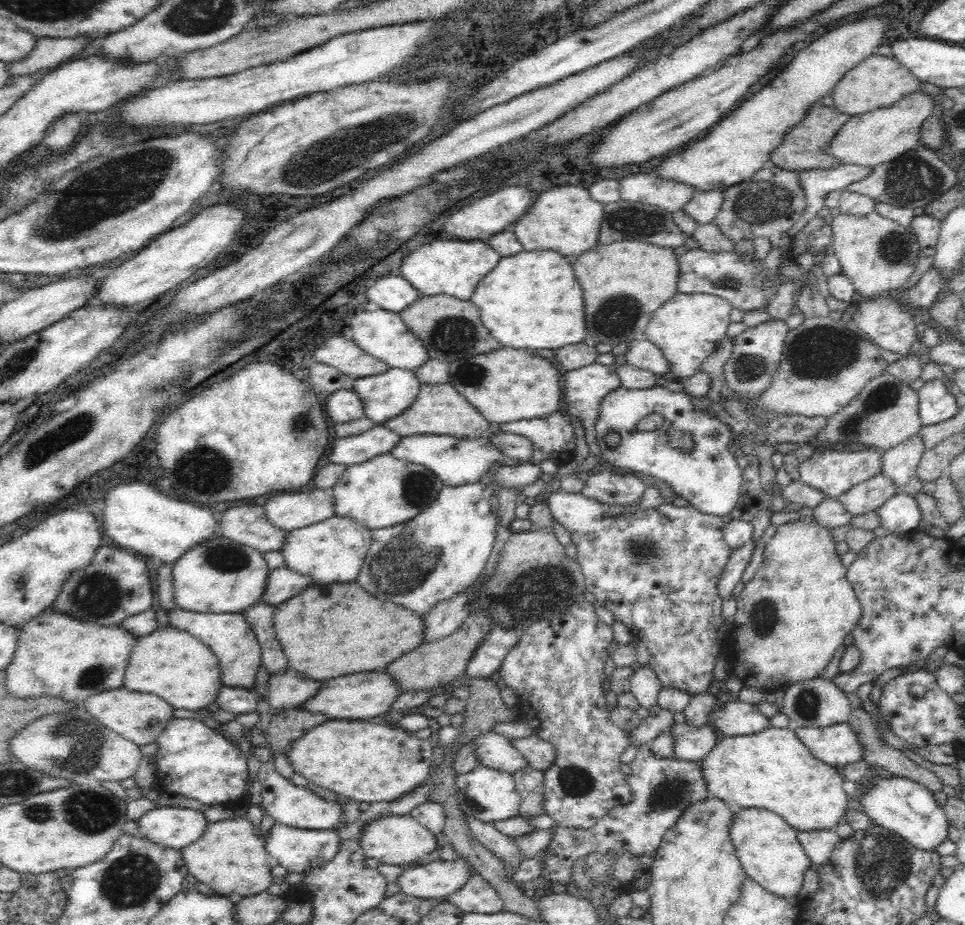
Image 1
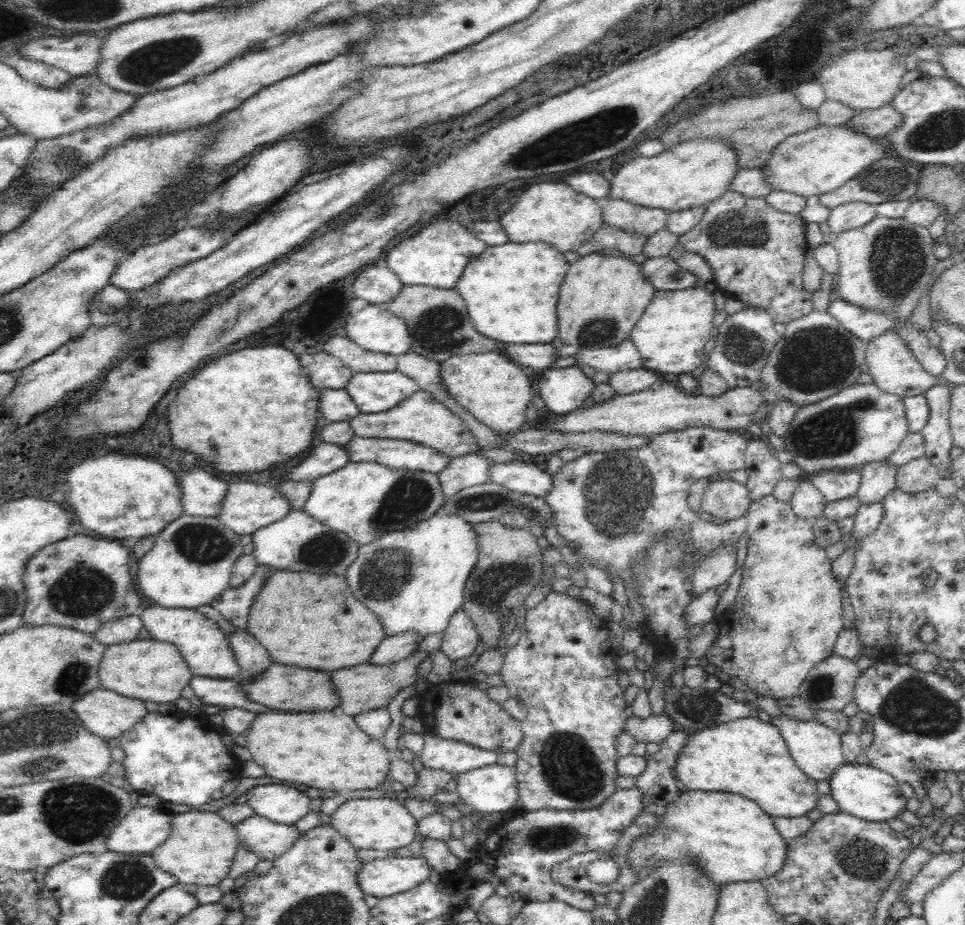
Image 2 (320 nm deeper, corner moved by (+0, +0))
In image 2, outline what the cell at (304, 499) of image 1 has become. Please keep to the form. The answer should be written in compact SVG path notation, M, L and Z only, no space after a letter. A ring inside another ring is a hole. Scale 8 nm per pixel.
M240 480L230 482L227 486L227 492L221 501L221 508L216 518L221 524L224 524L224 527L228 527L237 535L251 535L258 528L277 522L286 516L288 512L291 512L288 500L278 490L269 488L266 484Z

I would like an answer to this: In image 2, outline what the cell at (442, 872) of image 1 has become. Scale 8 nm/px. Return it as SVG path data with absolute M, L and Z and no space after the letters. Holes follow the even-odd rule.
M383 853L371 862L360 864L356 882L364 894L382 898L414 888L430 874L430 865L424 857Z

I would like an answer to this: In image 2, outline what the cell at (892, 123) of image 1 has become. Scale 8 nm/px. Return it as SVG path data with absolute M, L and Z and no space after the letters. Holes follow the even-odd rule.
M821 125L784 138L764 163L764 181L772 191L792 192L808 198L840 188L870 164L889 156L881 138L870 138L848 127Z

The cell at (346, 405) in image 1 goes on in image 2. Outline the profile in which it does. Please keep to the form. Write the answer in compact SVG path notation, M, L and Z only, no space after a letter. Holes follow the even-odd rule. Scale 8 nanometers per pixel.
M345 388L322 389L318 410L322 412L322 417L331 420L331 422L348 421L360 413Z

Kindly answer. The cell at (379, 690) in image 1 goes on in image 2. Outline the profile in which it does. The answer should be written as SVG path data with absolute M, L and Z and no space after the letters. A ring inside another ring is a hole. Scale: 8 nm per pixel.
M272 662L262 672L250 676L248 680L235 678L244 691L244 697L253 703L263 704L268 711L282 712L320 712L332 711L338 706L340 697L332 688L330 674L318 672L318 670L306 670L296 666L284 666L278 662Z

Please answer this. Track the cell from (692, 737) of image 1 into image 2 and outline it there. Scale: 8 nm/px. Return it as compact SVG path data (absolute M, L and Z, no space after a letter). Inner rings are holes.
M666 714L650 715L646 718L627 717L622 732L632 735L637 741L662 742L668 734L676 730L674 721Z

